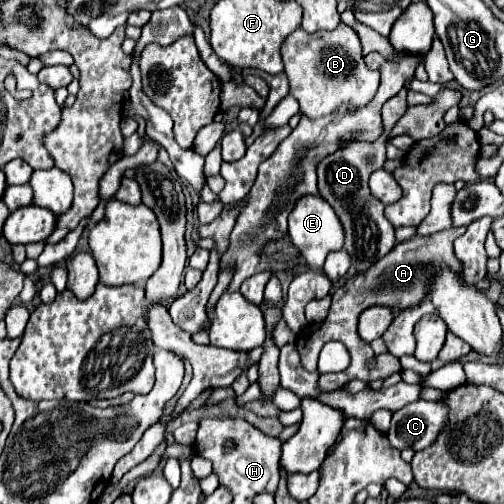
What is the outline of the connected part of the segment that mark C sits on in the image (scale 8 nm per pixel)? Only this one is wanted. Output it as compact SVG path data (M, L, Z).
M417 400L393 412L391 428L387 432L391 446L397 450L423 450L431 446L449 420L449 406L443 402Z

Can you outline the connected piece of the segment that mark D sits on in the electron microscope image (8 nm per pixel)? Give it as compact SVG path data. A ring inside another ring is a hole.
M403 88L389 102L385 102L383 112L381 112L383 114L383 134L381 134L381 138L377 138L375 142L349 144L345 148L337 150L335 154L329 154L327 158L323 158L317 164L319 194L331 204L331 208L335 210L335 214L339 216L339 220L345 228L345 250L349 252L351 264L357 270L357 274L367 272L369 266L373 266L373 262L383 258L395 246L395 228L383 216L383 204L377 198L371 196L367 180L369 180L369 174L375 172L377 168L381 168L385 158L387 158L385 146L387 146L387 138L391 134L391 128L395 126L395 122L407 110L405 96L407 96L407 90Z

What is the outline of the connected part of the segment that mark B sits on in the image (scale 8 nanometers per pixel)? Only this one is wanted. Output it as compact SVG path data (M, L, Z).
M339 22L335 30L319 30L307 34L305 30L295 30L281 48L285 74L289 78L289 94L299 102L301 114L307 118L323 118L341 106L363 108L373 100L379 86L379 72L365 66L361 54L361 42L357 32Z

